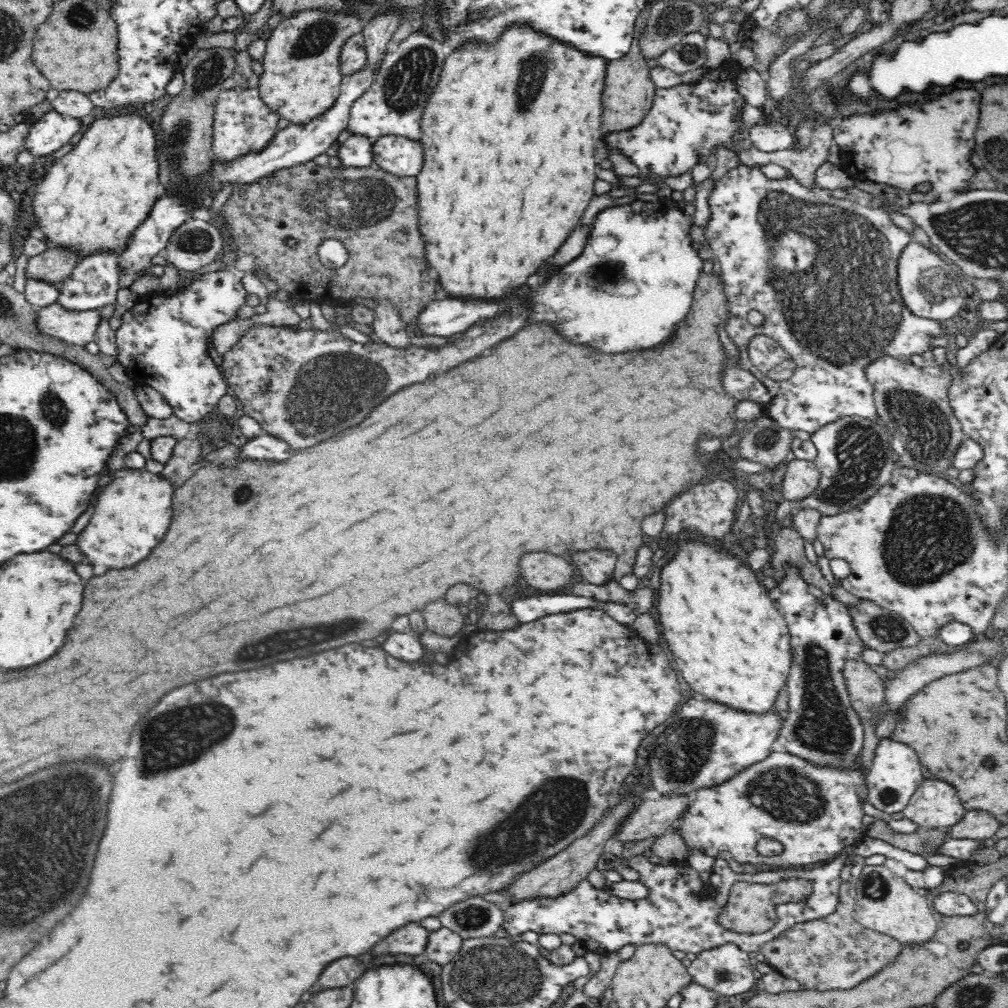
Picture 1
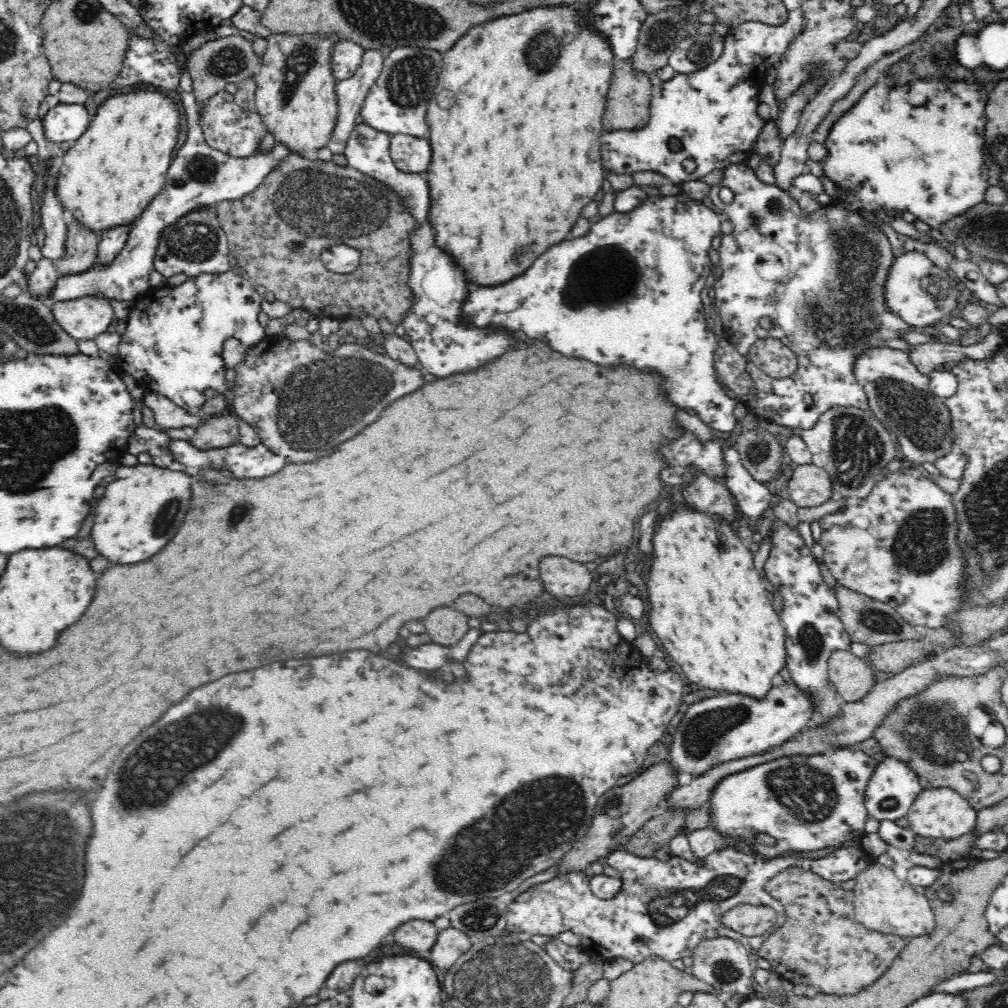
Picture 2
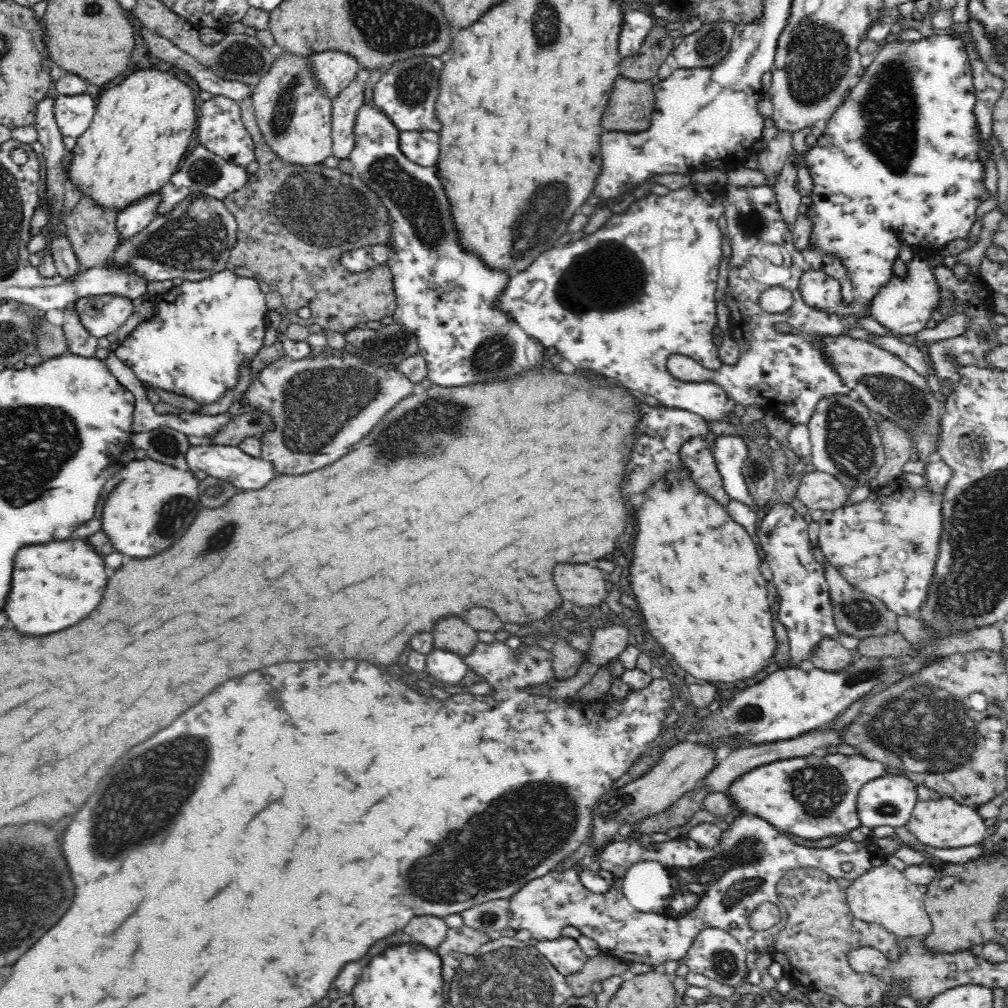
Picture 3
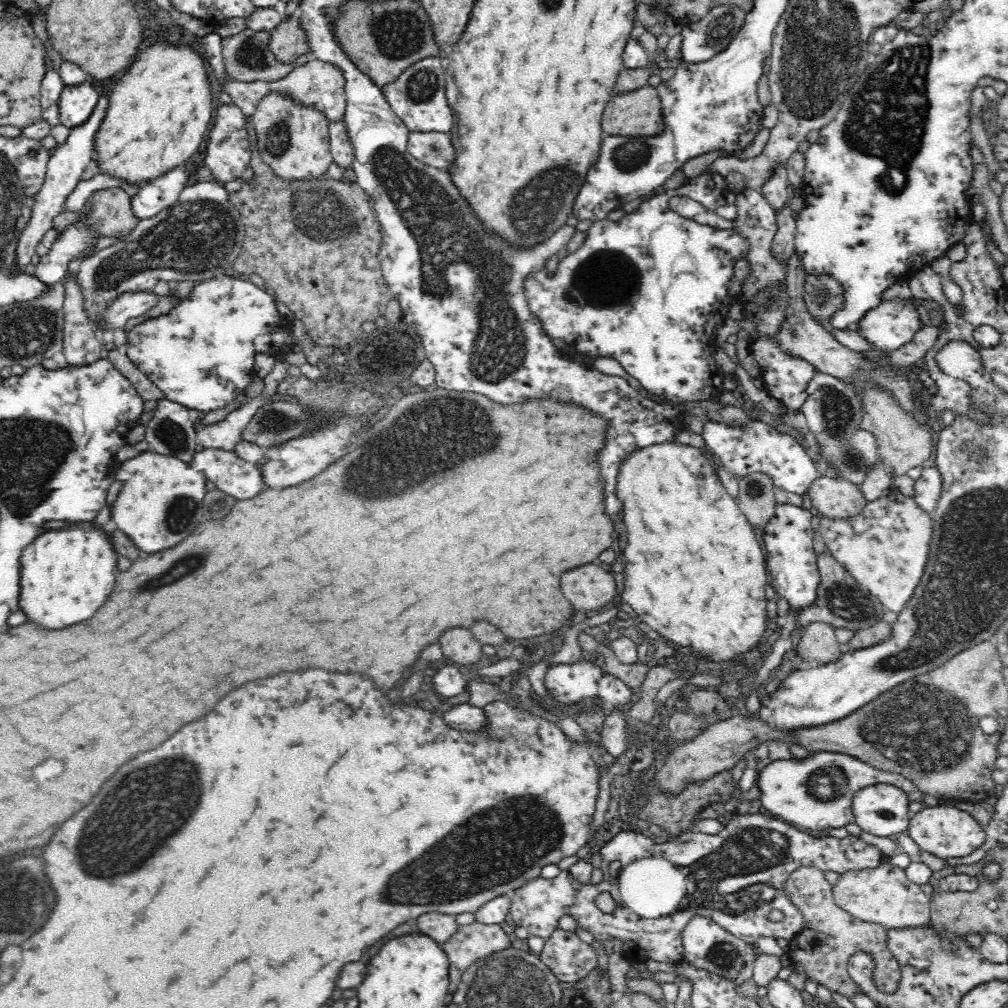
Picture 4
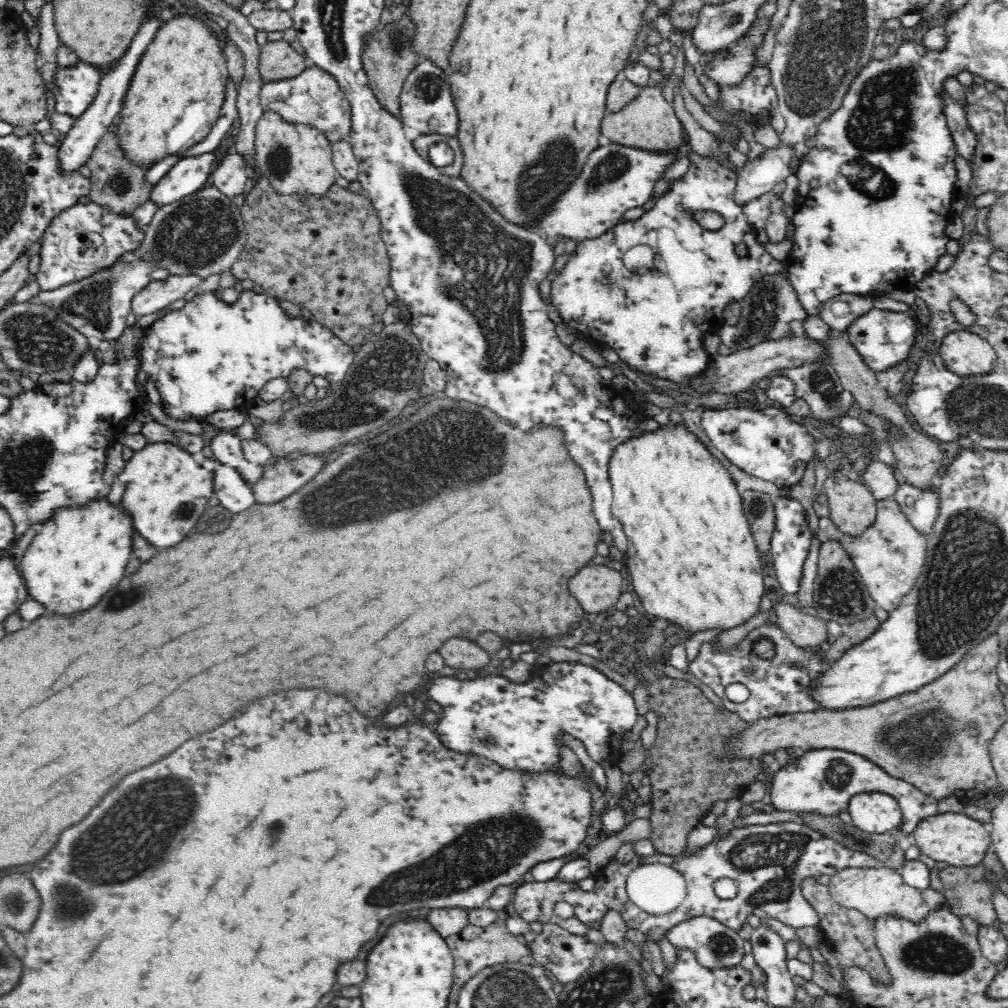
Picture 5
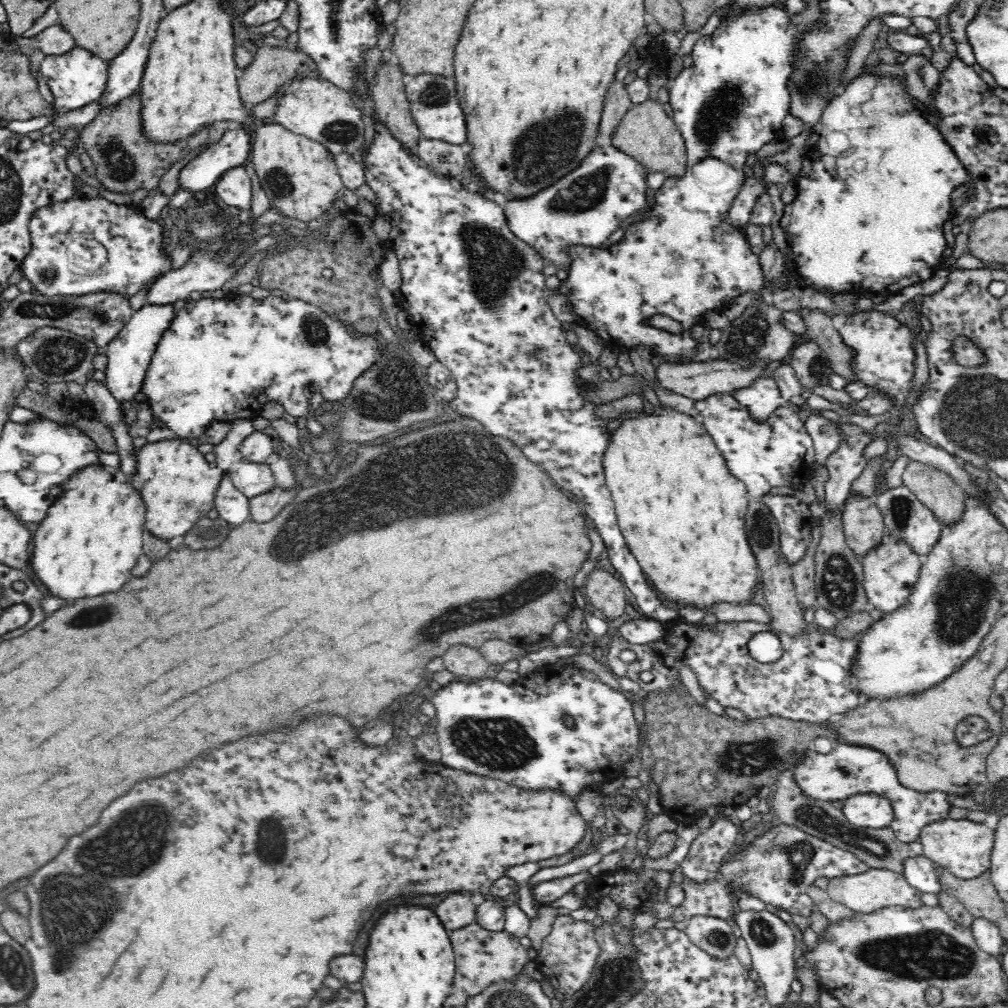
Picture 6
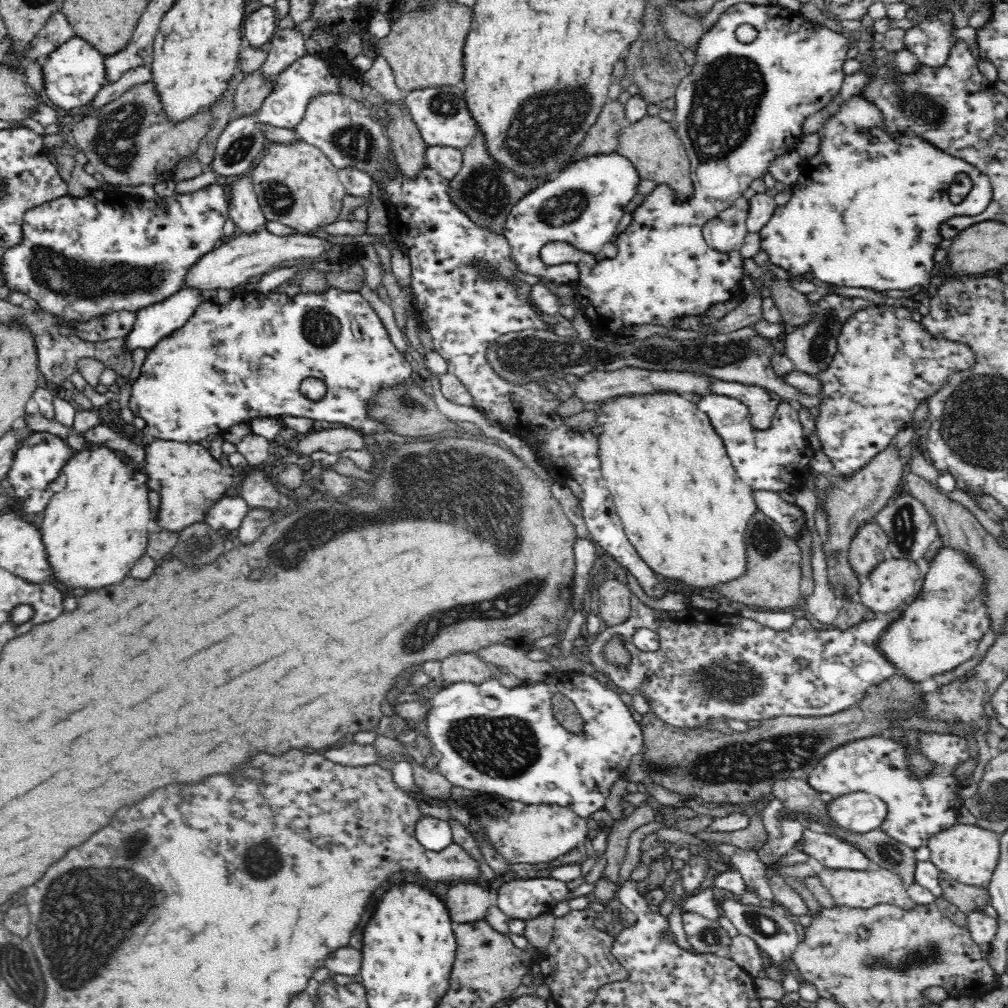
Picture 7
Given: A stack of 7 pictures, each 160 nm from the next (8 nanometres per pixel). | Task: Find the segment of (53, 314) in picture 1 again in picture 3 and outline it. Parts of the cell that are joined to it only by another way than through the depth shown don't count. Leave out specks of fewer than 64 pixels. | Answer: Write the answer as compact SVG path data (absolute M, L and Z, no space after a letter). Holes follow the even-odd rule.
M114 294L80 298L73 304L73 310L82 328L96 338L117 334L134 311L132 300Z

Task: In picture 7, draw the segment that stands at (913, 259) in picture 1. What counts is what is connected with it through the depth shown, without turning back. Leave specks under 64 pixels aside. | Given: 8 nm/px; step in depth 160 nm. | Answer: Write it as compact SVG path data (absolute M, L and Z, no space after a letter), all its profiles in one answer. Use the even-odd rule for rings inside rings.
M890 304L888 307L875 305L850 315L841 328L837 342L838 350L834 355L834 360L832 360L830 368L828 368L826 372L820 372L820 374L817 375L818 379L824 383L824 391L822 394L822 405L818 407L820 414L818 418L816 418L816 434L820 440L820 446L824 455L830 459L830 463L832 467L834 467L833 474L839 478L843 478L843 480L853 478L854 474L858 473L862 468L865 468L876 454L883 452L886 447L890 446L892 438L894 438L900 430L910 424L912 425L915 420L915 410L918 408L918 405L922 404L922 402L927 402L930 395L934 394L936 390L940 390L940 387L948 375L951 375L954 371L969 369L972 366L973 354L971 354L971 350L967 348L967 346L950 340L935 340L935 338L932 338L931 335L927 333L922 323L912 319L910 313L910 310L906 309L906 307L894 307Z

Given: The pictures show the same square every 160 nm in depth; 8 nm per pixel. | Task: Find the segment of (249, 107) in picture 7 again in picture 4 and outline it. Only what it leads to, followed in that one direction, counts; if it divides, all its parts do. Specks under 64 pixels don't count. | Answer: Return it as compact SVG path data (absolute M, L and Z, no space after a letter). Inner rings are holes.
M295 15L283 18L272 30L270 49L284 62L294 62L303 54L311 55L310 39Z

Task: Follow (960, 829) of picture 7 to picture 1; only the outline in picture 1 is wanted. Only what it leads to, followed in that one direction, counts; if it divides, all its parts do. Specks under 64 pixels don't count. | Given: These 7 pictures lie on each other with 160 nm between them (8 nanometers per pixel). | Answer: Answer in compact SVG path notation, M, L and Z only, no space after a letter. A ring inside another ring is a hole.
M933 776L924 779L918 785L914 794L910 797L906 808L901 811L904 813L906 818L918 823L918 825L922 827L942 830L946 827L955 825L956 822L963 817L963 814L966 812L963 805L964 803L960 802L958 791L952 783Z

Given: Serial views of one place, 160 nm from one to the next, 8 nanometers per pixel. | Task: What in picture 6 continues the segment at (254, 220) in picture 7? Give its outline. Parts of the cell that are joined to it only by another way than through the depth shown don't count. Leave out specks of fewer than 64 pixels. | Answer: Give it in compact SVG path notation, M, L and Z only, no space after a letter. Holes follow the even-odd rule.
M243 166L230 167L215 182L218 200L227 206L239 208L244 215L250 212L252 197L251 179Z

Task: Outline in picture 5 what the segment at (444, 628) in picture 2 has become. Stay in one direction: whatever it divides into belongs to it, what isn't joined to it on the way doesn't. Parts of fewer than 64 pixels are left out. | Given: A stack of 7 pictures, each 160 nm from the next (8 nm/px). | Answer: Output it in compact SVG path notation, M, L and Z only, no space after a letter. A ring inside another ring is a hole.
M448 638L448 640L442 644L442 648L440 648L438 652L442 654L445 665L460 670L485 670L492 657L488 654L488 651L484 650L477 642L466 640L466 638Z

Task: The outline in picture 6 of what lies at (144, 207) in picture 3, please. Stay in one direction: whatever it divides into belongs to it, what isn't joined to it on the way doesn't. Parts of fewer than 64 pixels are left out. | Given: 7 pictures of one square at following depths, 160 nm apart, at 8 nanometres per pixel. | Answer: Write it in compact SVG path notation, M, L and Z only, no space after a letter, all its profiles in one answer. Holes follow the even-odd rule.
M245 126L228 129L222 138L209 145L178 174L178 190L204 192L230 167L243 166L250 156L251 130Z

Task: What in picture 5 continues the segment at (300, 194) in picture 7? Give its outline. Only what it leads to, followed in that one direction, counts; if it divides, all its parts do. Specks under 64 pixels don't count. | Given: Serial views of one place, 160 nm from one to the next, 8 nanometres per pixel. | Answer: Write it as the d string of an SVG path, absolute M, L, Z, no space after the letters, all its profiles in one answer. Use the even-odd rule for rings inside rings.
M267 110L258 117L255 126L255 162L261 175L268 178L279 194L305 192L312 196L324 196L328 188L335 184L337 170L331 159L331 142L324 131L312 123L290 122L276 111Z

